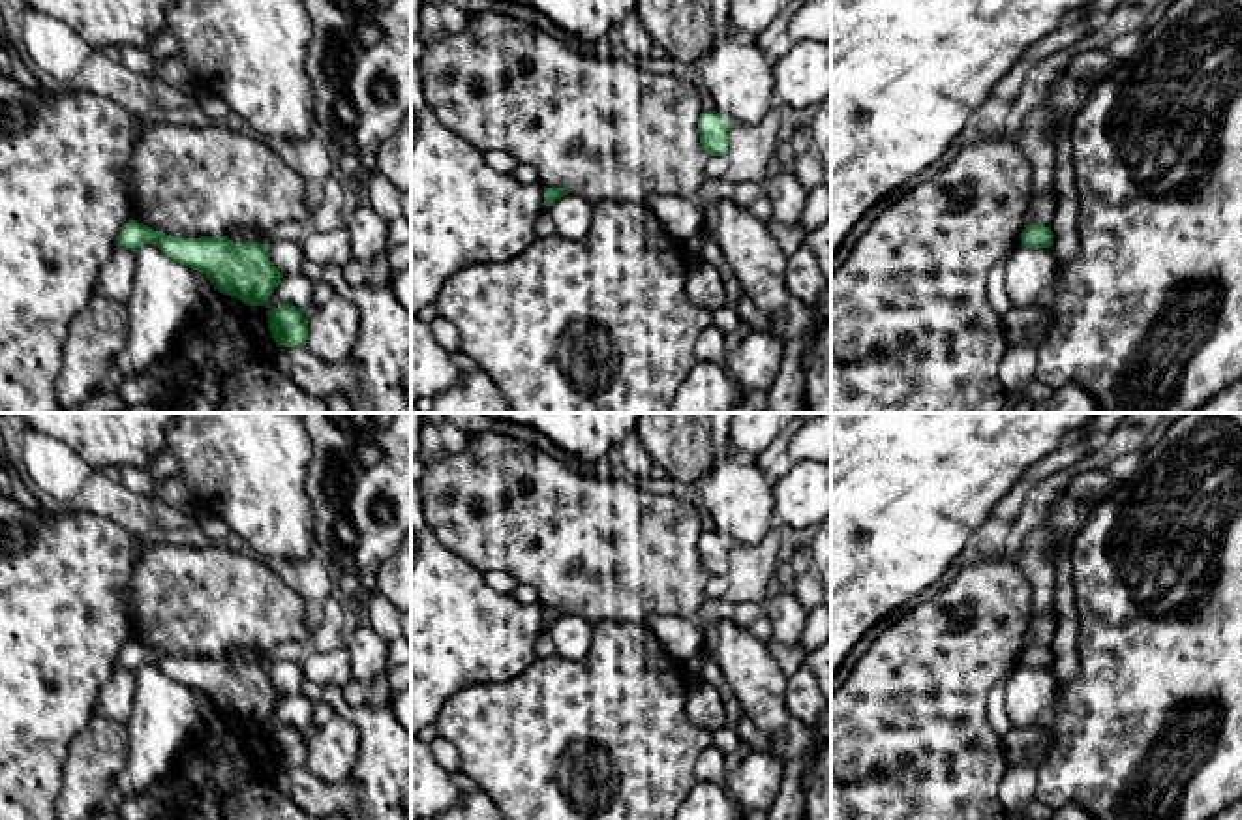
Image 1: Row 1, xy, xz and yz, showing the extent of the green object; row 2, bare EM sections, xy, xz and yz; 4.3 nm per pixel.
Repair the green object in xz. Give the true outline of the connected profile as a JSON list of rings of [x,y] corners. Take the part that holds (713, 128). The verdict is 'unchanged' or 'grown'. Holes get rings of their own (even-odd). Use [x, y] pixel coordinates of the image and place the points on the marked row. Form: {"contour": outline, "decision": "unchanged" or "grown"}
{"contour": [[[704,111],[698,118],[700,144],[709,156],[728,152],[730,120],[717,111]]], "decision": "unchanged"}

